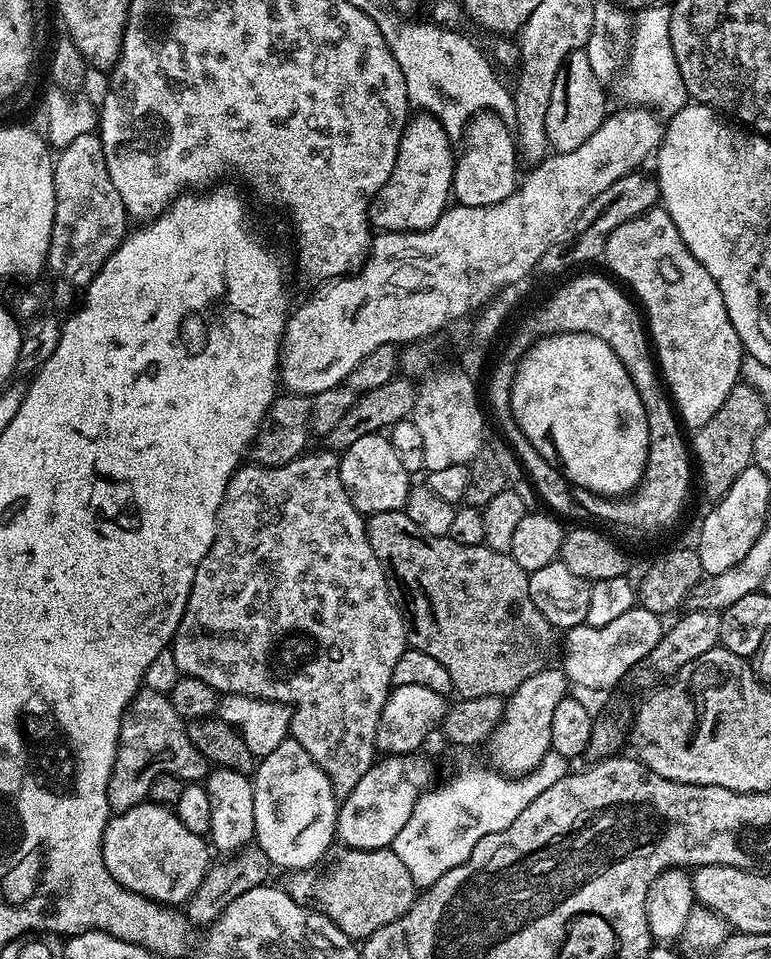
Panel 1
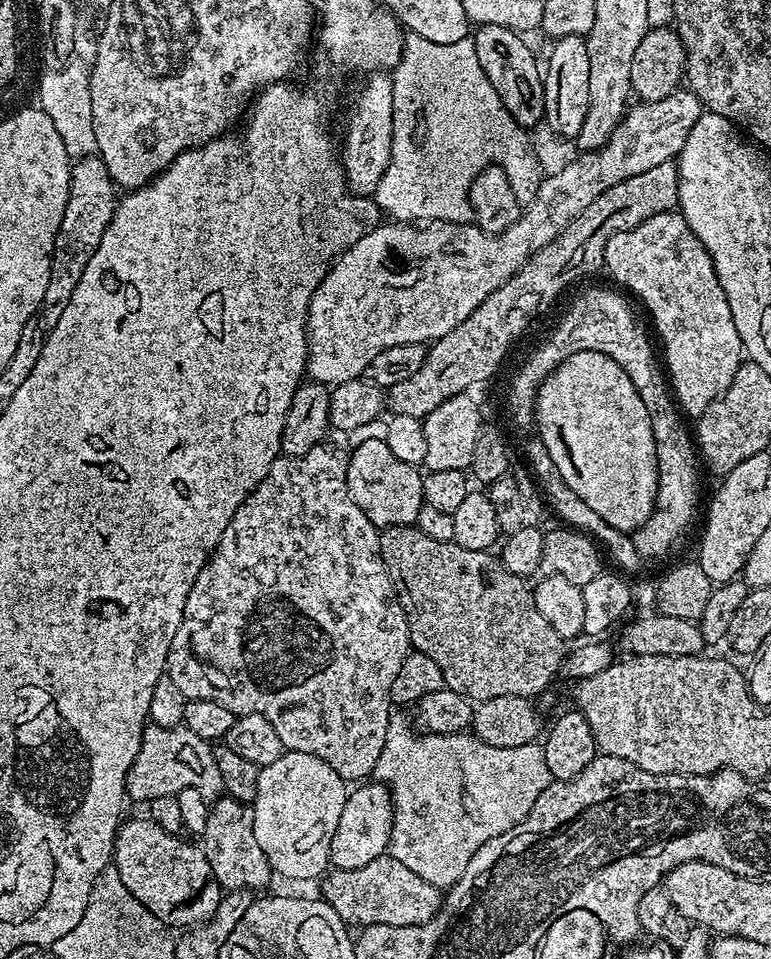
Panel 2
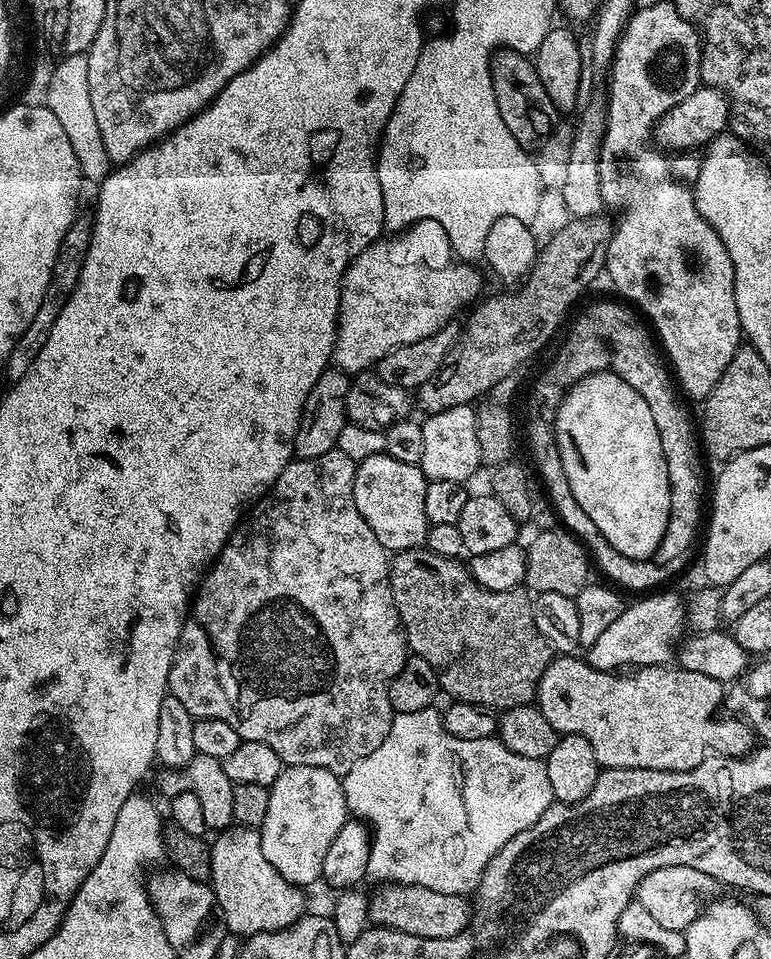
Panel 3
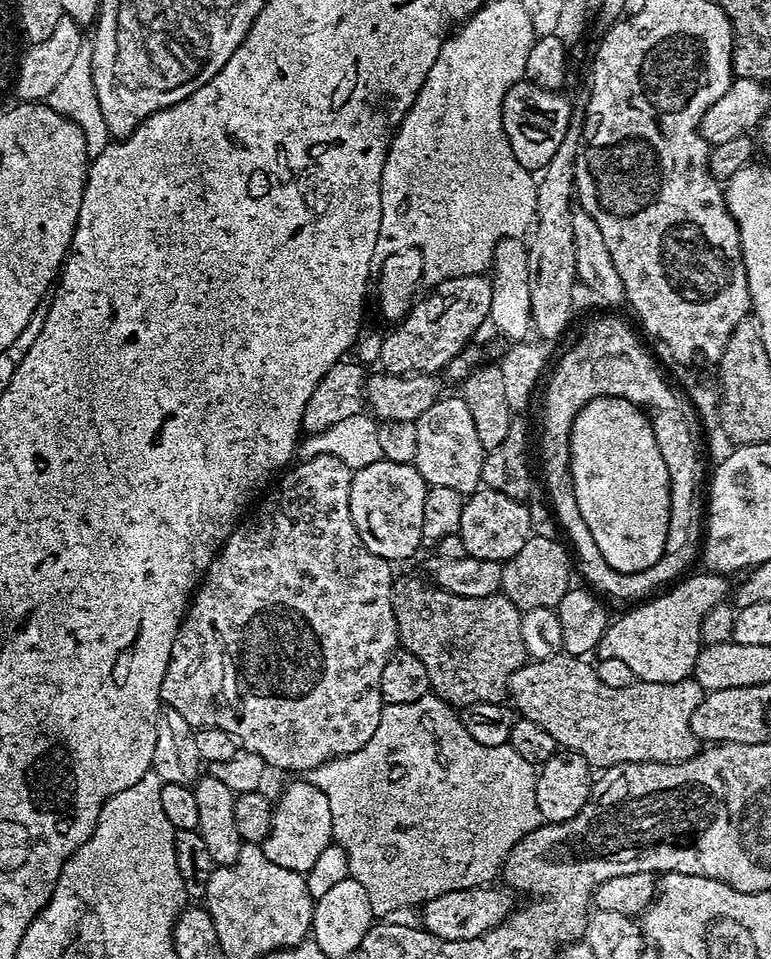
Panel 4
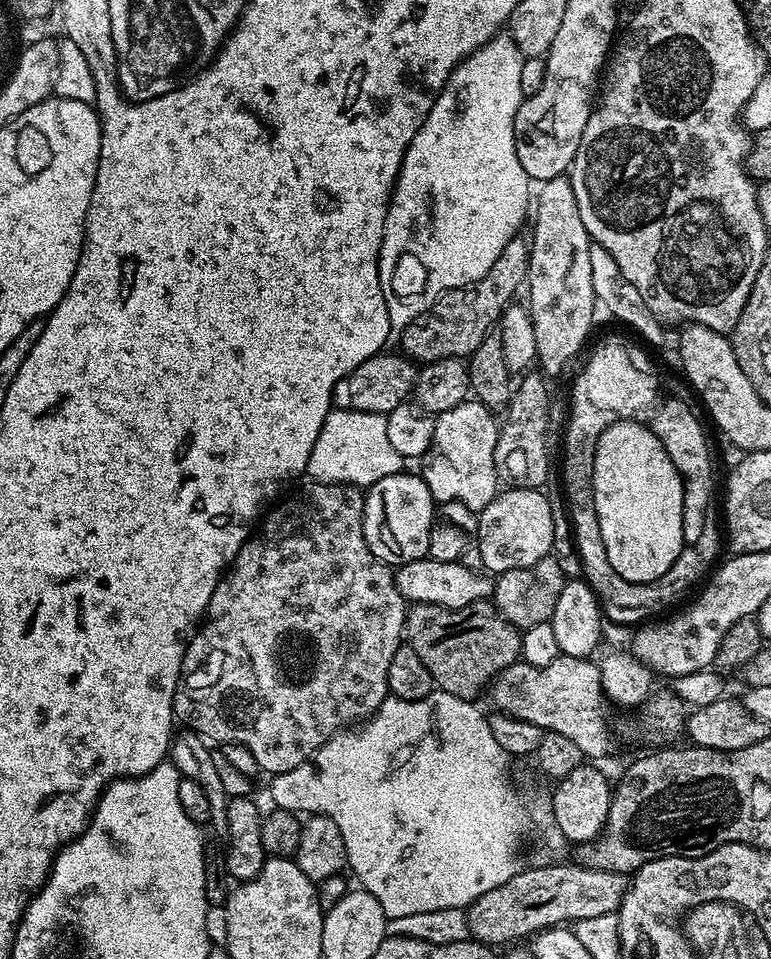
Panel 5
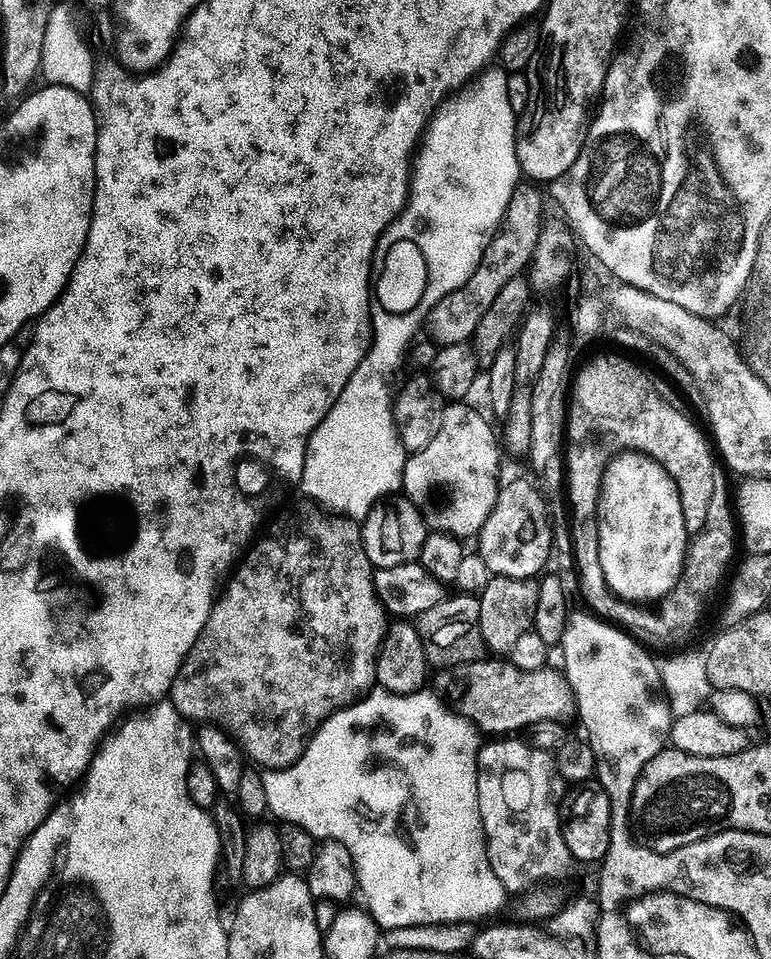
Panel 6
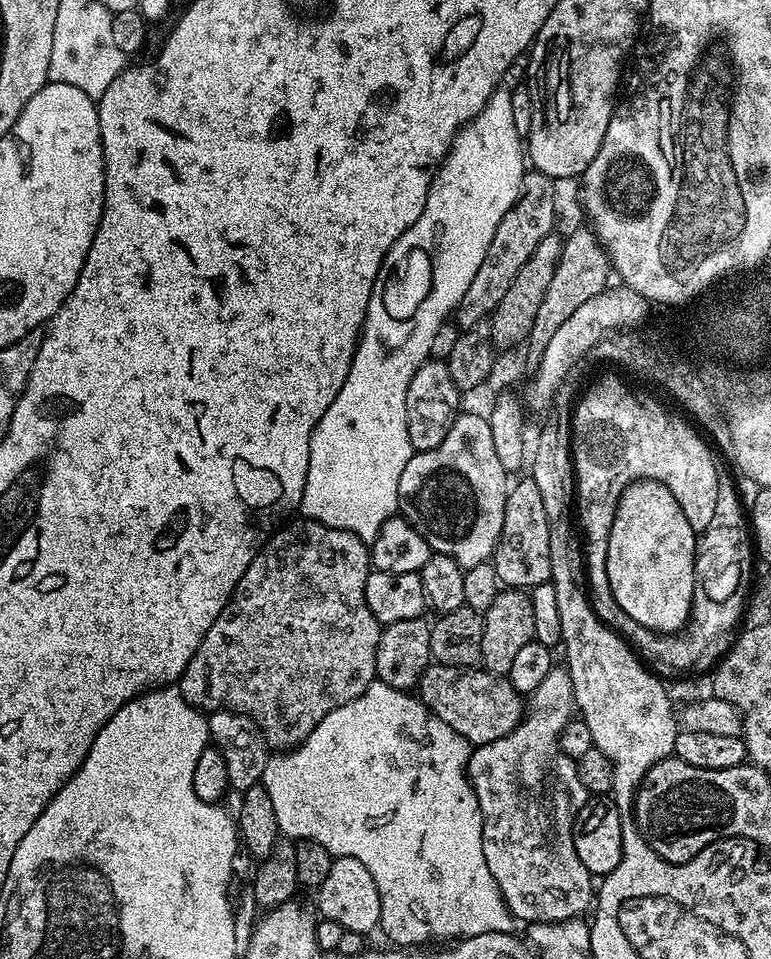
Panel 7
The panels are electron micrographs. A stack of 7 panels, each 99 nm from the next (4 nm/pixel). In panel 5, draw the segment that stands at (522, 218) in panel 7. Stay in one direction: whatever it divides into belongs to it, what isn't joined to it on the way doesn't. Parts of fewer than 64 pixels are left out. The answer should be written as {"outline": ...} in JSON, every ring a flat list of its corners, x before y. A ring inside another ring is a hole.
{"outline":[[518,234,498,254,498,262,476,284,443,292,439,300,417,320,412,320,399,333,403,355,416,362,468,358,493,331,505,308,513,303,512,295,525,287,530,262,530,244]]}

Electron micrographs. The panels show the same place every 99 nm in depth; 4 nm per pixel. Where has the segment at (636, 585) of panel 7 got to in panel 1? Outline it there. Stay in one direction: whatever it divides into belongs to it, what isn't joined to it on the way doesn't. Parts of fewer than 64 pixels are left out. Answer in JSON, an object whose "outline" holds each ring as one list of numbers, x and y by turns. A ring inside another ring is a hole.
{"outline":[[555,332,553,336,542,336,534,344,529,346,528,351,520,360,517,372,514,374,512,393,510,394,510,406,517,425,522,434,533,444,534,449,553,464,568,483,576,488,584,488,586,491,596,492,600,496,609,498,623,498,640,485,640,479,644,476,644,467,648,461,648,423,646,422,646,410,642,406,642,398,638,398,638,390,626,370,626,366,614,354,614,350,602,338,585,332]]}

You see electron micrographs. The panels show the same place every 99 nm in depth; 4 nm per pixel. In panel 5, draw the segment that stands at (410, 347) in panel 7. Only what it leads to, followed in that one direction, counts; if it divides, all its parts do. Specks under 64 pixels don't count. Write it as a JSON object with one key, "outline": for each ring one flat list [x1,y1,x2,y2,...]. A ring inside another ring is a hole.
{"outline":[[497,34,477,52,471,52,433,99,427,118,404,151,380,247,380,285,393,329,402,330,410,321,417,320,443,292,478,283,498,262,498,254,521,231,524,215,529,215,530,181,526,170,522,170,522,162,518,162,514,130,516,115,526,99,522,90,525,59,508,34],[404,252,424,268,400,268],[343,406,333,407,324,419,322,430,314,442,314,450,310,450,307,475,313,481,324,484,351,484,353,486,367,486,378,482,378,478,386,478,390,474,401,471,402,457,394,446,390,446,390,434,386,434,387,415,360,412,356,408]]}

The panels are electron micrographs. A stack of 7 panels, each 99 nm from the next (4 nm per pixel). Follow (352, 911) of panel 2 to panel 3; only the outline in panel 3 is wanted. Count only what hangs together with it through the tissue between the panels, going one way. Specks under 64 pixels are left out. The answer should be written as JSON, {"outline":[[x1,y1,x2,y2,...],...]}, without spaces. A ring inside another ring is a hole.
{"outline":[[388,882,377,888,380,889,372,892,368,901,368,914,376,926,397,928,400,932,422,938,446,938,468,927,474,916,473,905,458,894,442,894,410,882]]}

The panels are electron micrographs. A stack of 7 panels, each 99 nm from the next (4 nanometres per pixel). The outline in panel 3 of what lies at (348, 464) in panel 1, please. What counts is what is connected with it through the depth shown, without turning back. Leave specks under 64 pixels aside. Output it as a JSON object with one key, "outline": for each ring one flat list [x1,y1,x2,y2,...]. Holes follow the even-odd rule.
{"outline":[[383,451,359,461,354,474,354,506,366,518,366,526,374,530,374,538,382,542,389,553,419,548,428,539,426,518,426,486,428,480,419,464,398,462]]}

